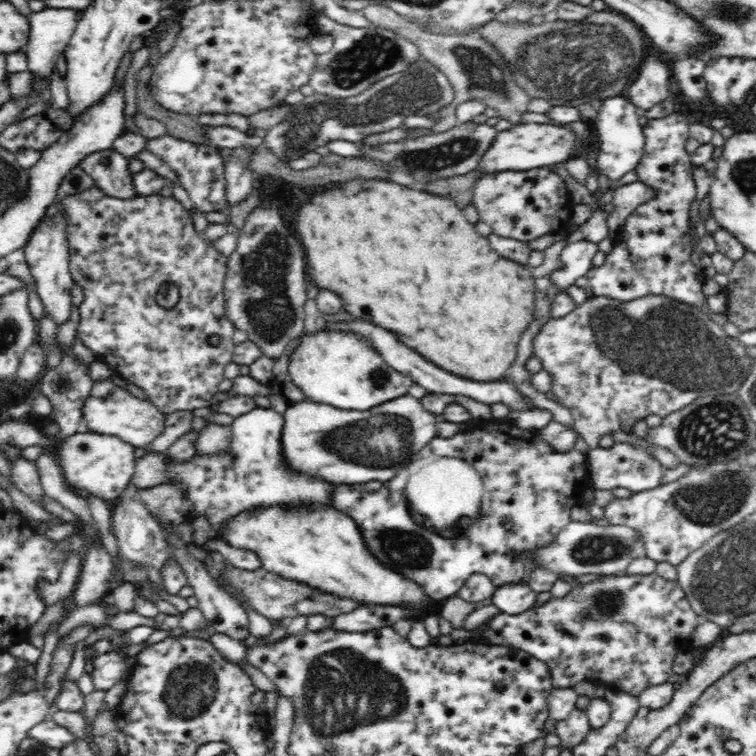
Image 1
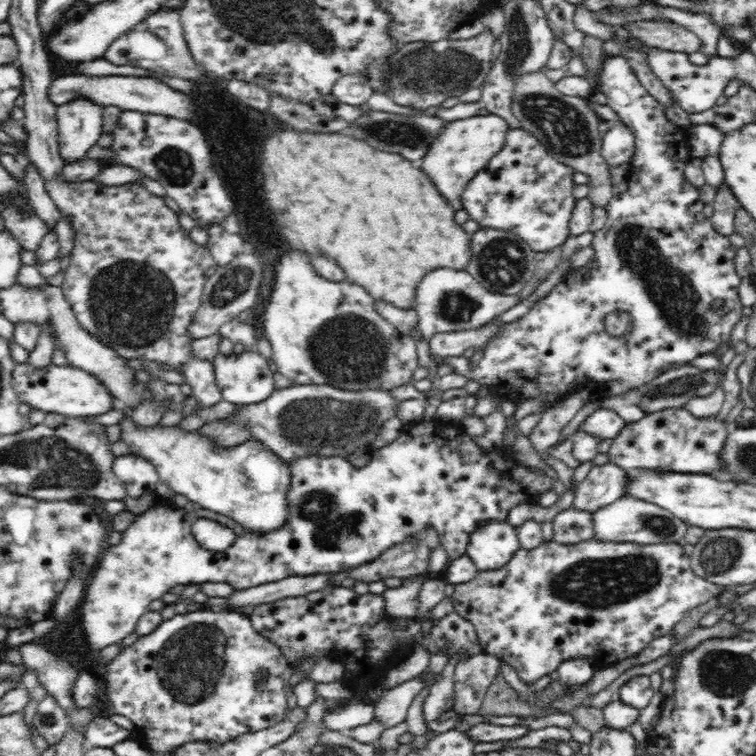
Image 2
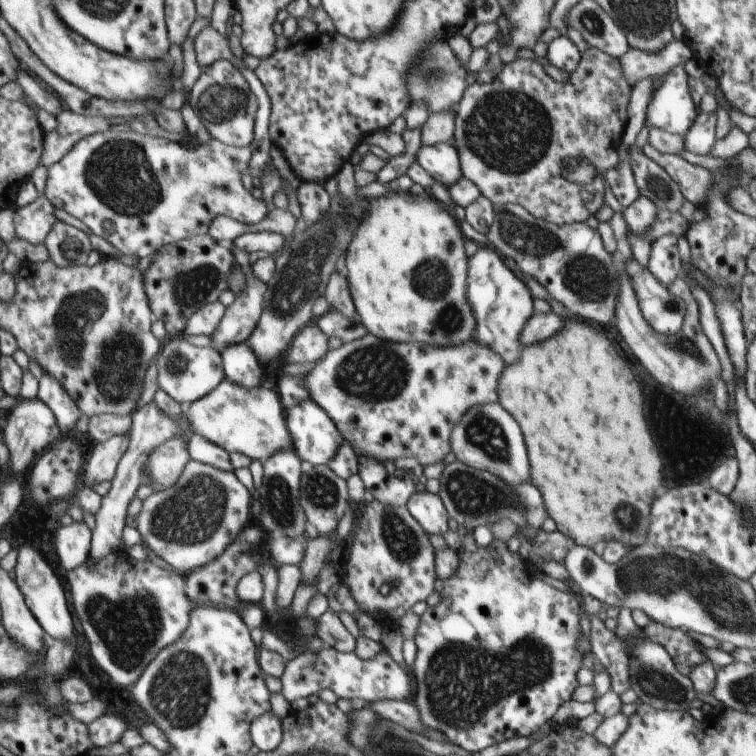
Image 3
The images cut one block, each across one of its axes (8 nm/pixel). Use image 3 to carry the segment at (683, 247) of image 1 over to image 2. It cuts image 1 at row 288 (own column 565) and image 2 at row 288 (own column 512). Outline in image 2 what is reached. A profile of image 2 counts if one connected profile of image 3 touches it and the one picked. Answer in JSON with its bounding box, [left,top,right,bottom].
[435,54,743,408]

